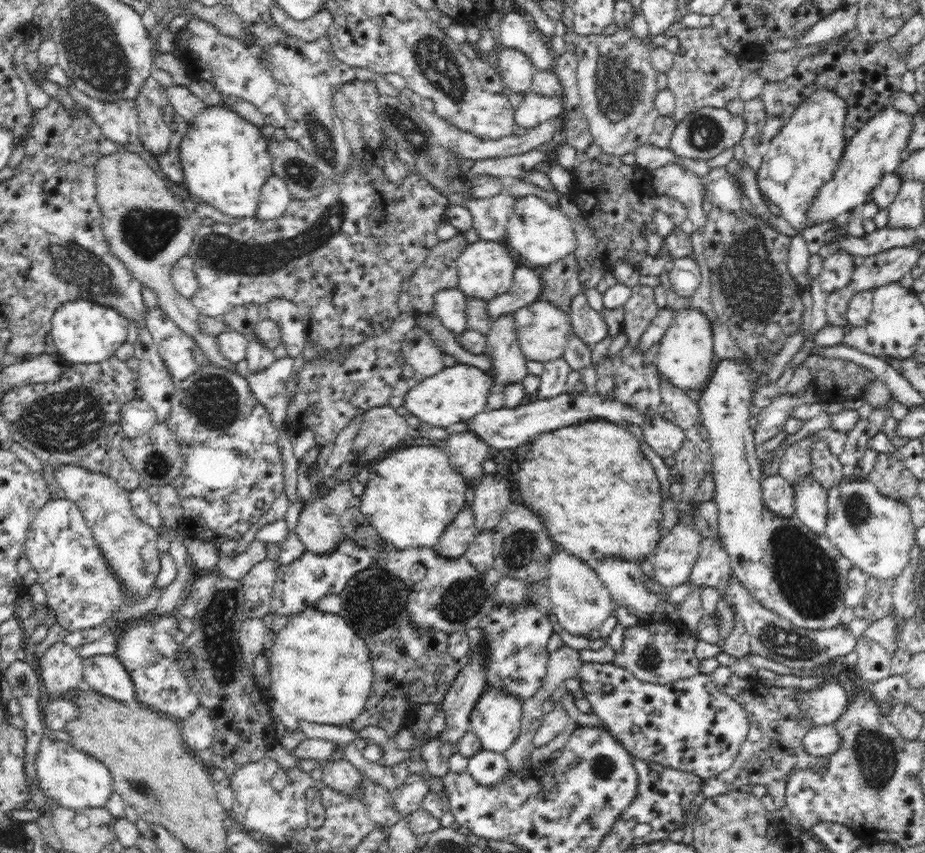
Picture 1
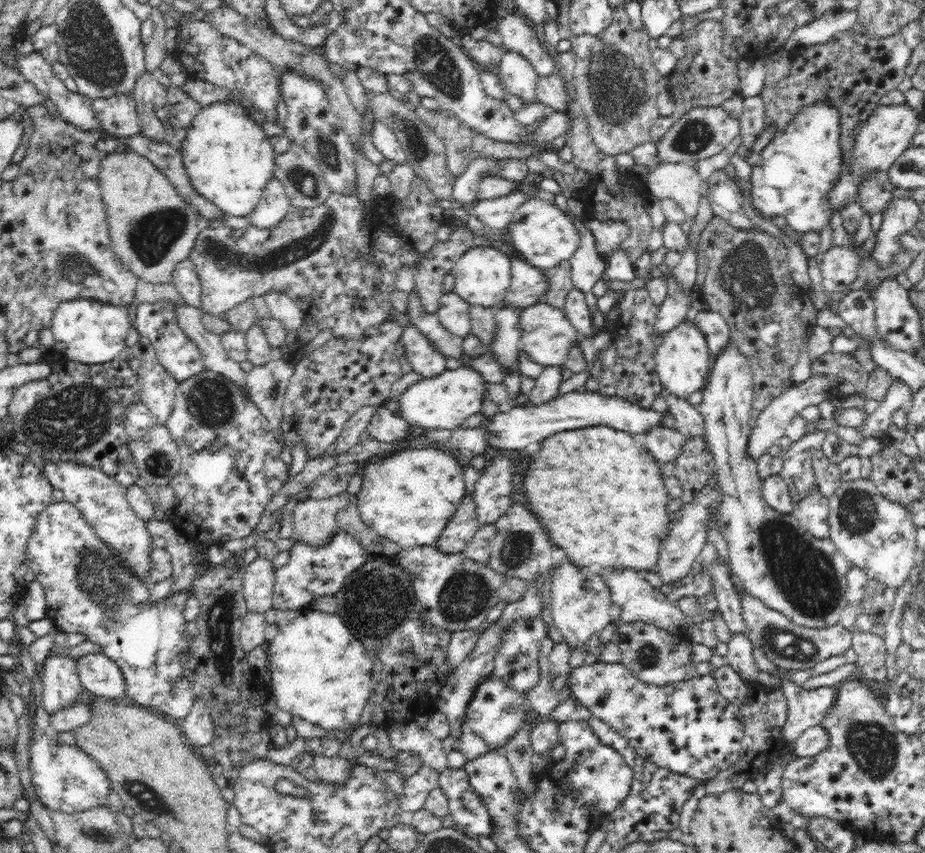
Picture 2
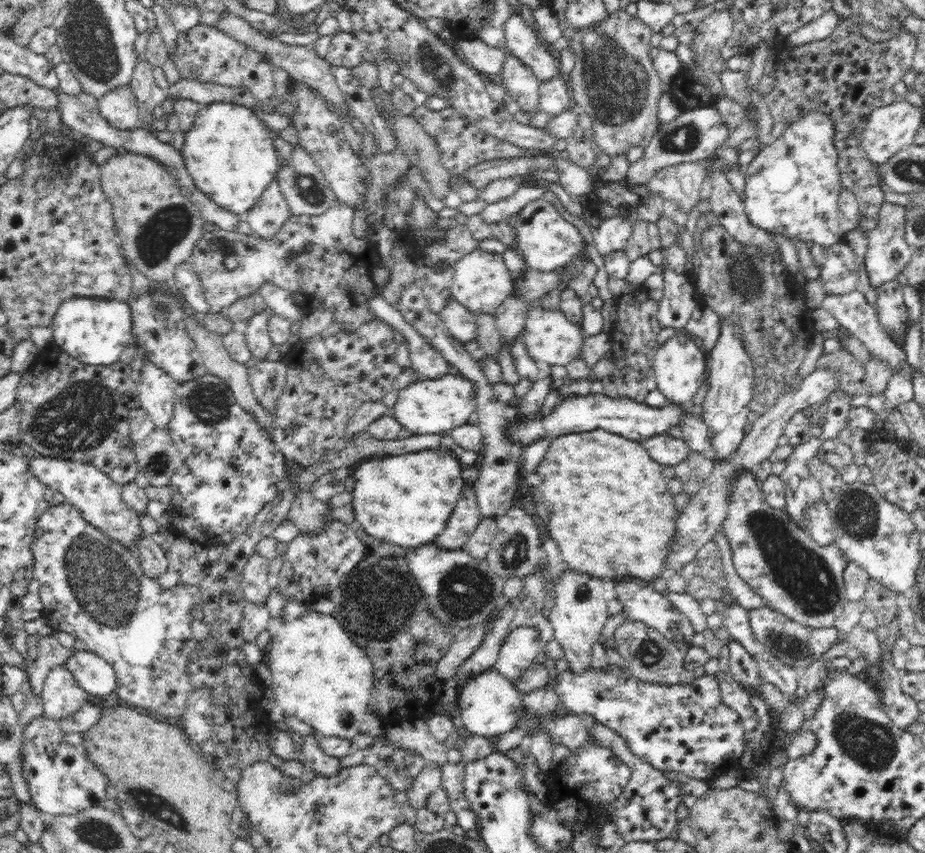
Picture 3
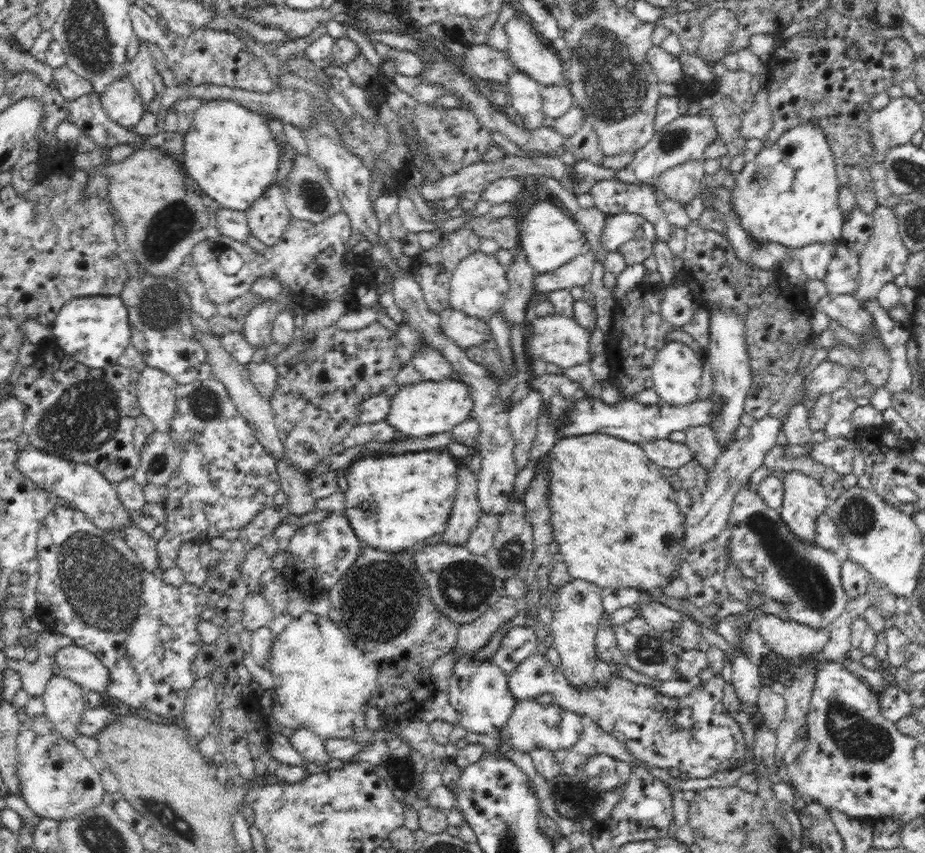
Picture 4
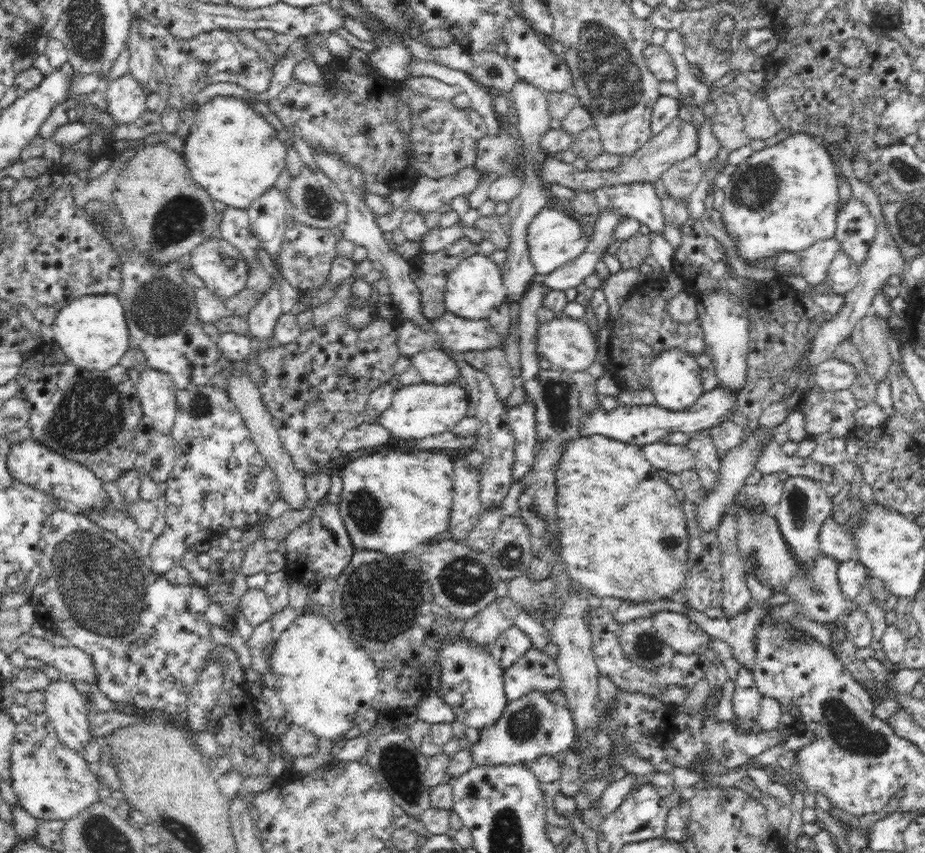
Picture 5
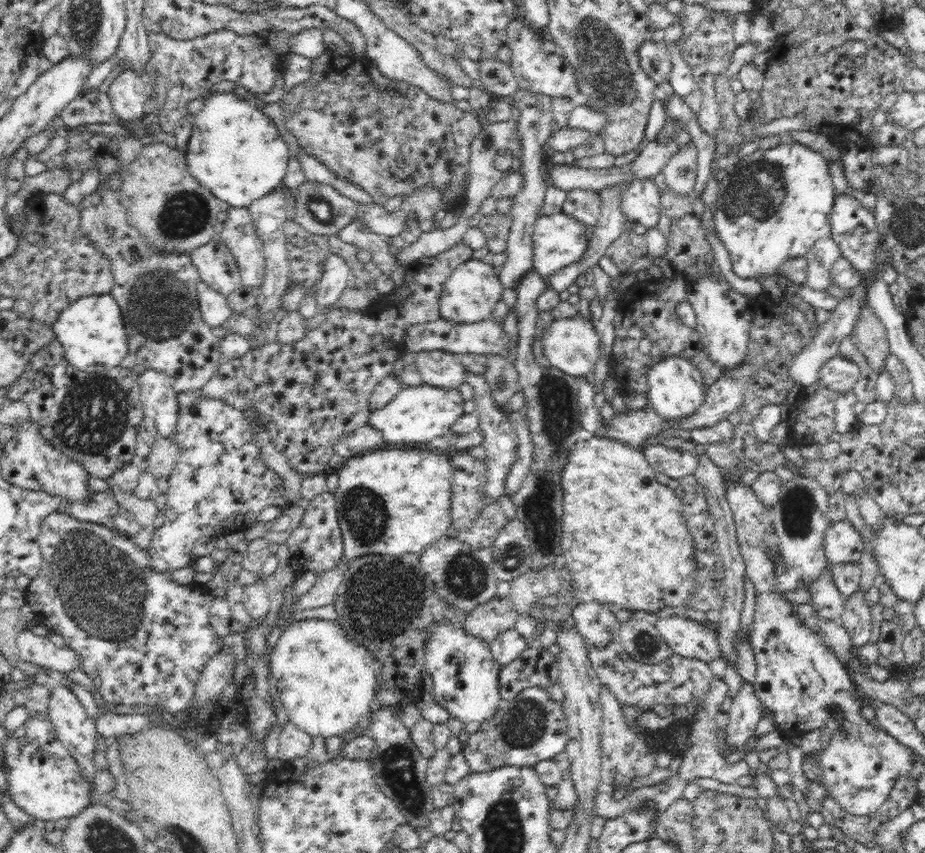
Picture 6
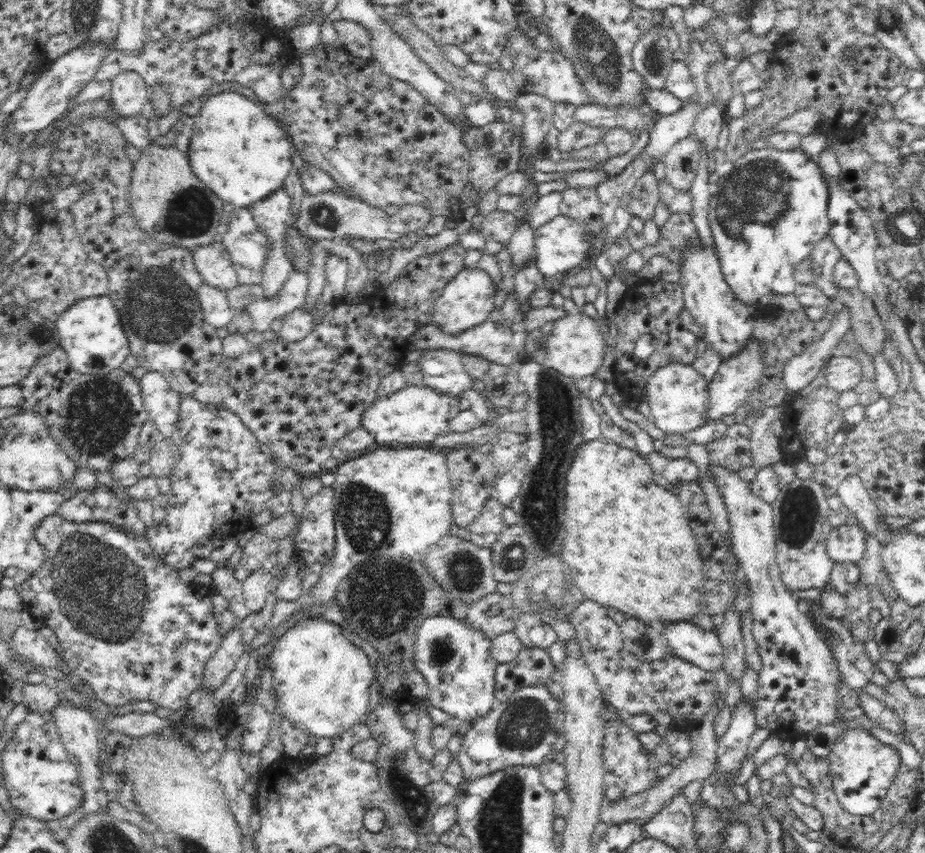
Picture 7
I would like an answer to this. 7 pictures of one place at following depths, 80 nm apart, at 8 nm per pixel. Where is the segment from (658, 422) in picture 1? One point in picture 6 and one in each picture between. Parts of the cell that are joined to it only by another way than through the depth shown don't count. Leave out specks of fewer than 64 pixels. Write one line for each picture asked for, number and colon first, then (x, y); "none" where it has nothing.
2: (665, 445)
3: (664, 449)
4: (666, 454)
5: (673, 458)
6: (668, 463)

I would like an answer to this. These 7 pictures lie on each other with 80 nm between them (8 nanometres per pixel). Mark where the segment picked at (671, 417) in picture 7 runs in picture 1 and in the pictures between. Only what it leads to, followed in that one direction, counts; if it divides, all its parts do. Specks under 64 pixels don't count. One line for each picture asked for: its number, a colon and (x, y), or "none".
1: (685, 358)
2: (683, 363)
3: (680, 368)
4: (676, 371)
5: (675, 379)
6: (675, 390)

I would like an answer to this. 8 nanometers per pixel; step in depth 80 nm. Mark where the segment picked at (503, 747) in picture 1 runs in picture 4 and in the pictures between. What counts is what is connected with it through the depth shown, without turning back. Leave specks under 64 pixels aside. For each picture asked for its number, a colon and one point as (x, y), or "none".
2: (496, 712)
3: (488, 703)
4: (478, 690)

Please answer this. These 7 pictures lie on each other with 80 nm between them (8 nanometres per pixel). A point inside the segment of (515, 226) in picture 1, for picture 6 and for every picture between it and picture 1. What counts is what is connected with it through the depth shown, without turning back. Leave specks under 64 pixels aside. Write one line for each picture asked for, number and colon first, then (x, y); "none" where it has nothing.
2: (544, 236)
3: (547, 242)
4: (551, 238)
5: (555, 237)
6: (559, 240)

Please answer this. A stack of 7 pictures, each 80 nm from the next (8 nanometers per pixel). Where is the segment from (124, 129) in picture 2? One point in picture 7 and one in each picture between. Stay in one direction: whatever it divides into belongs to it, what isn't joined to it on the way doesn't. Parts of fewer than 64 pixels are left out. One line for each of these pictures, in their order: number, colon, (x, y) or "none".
3: (119, 107)
4: (121, 101)
5: (126, 97)
6: (127, 92)
7: (128, 89)

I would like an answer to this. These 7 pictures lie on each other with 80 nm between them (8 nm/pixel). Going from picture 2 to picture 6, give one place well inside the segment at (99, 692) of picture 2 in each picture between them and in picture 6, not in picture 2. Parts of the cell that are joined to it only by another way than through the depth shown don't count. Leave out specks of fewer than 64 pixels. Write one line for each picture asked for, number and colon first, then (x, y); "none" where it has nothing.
3: (94, 674)
4: (76, 663)
5: (73, 663)
6: (34, 648)

